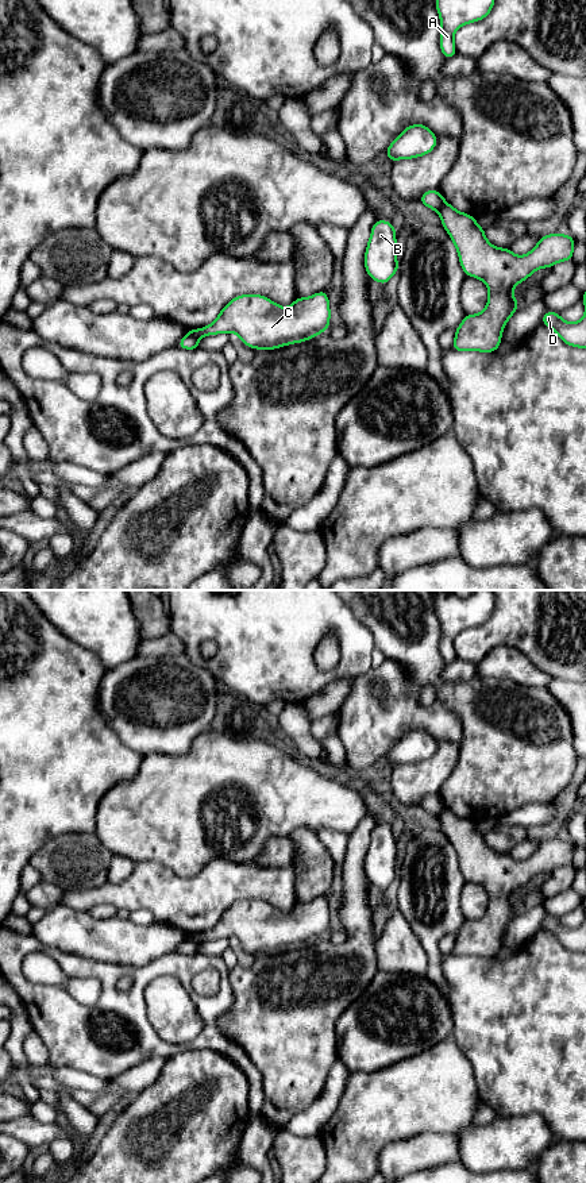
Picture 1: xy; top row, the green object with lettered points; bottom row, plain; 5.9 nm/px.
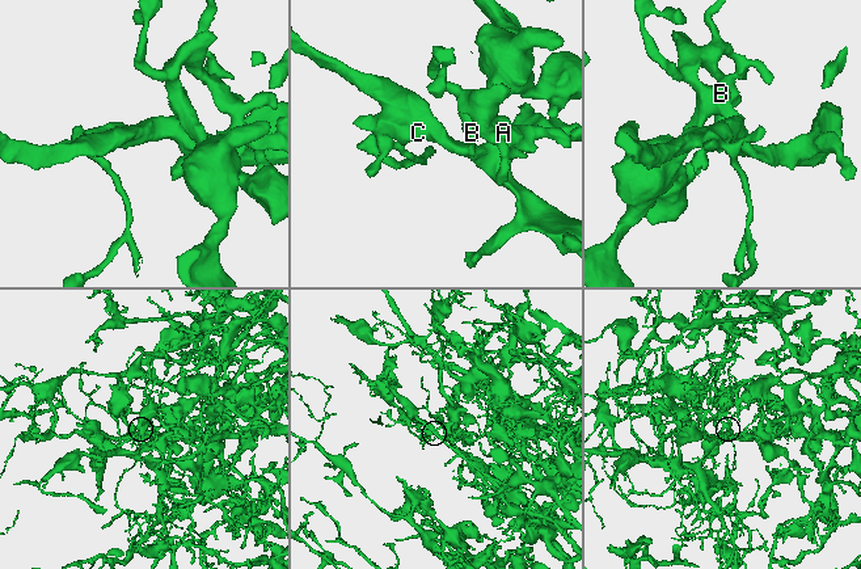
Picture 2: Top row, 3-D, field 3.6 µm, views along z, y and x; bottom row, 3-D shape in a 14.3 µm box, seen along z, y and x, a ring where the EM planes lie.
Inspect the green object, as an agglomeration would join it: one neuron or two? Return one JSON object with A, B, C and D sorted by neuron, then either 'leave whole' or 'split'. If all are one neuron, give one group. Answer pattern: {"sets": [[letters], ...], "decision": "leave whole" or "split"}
{"sets": [["A", "B"], ["C", "D"]], "decision": "split"}

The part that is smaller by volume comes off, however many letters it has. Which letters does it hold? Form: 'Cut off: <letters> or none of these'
Cut off: A, B

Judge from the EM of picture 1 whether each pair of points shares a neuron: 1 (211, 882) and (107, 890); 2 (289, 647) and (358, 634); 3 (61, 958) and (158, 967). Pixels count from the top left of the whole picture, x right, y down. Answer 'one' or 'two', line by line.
1: one
2: one
3: one

